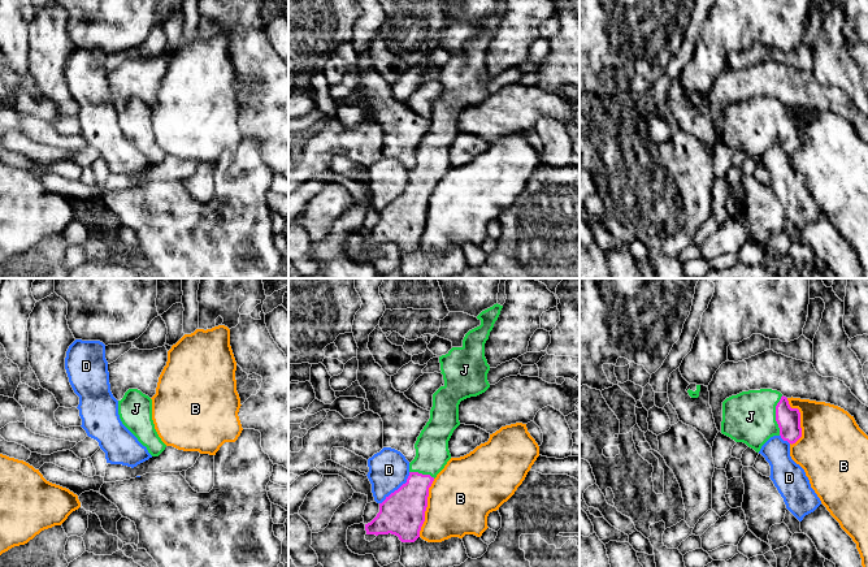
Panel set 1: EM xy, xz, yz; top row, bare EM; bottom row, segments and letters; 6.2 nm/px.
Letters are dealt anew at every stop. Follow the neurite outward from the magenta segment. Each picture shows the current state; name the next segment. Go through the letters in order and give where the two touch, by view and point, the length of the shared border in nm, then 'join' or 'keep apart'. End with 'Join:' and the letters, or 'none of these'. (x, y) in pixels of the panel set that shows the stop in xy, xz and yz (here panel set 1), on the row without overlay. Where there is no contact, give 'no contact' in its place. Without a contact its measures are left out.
B: xz (426, 215) | 380 nm | keep apart
D: xz (398, 198) | 280 nm | keep apart
J: yz (776, 124) | 240 nm | join
Join: J

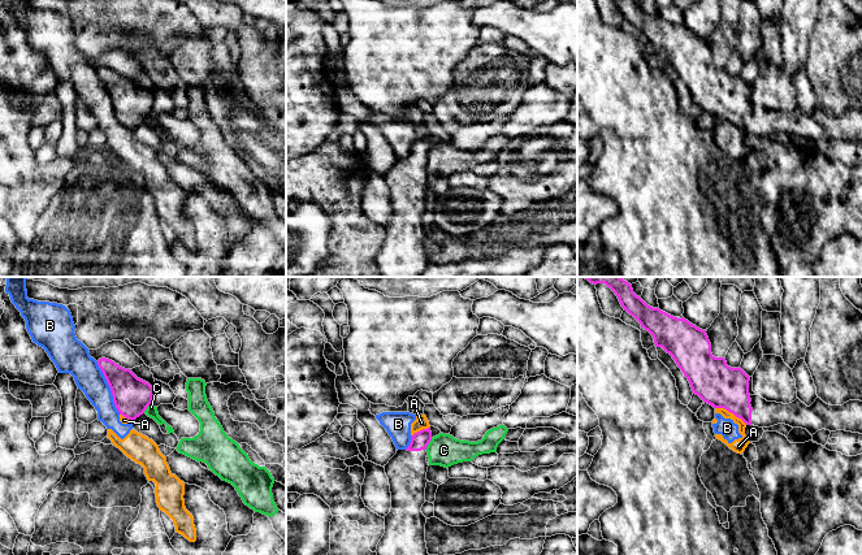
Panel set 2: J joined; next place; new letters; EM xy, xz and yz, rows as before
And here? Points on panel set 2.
A: yz (731, 121) | 220 nm | keep apart
B: xy (109, 95) | 360 nm | keep apart
C: xz (428, 152) | 80 nm | keep apart
Join: none of these

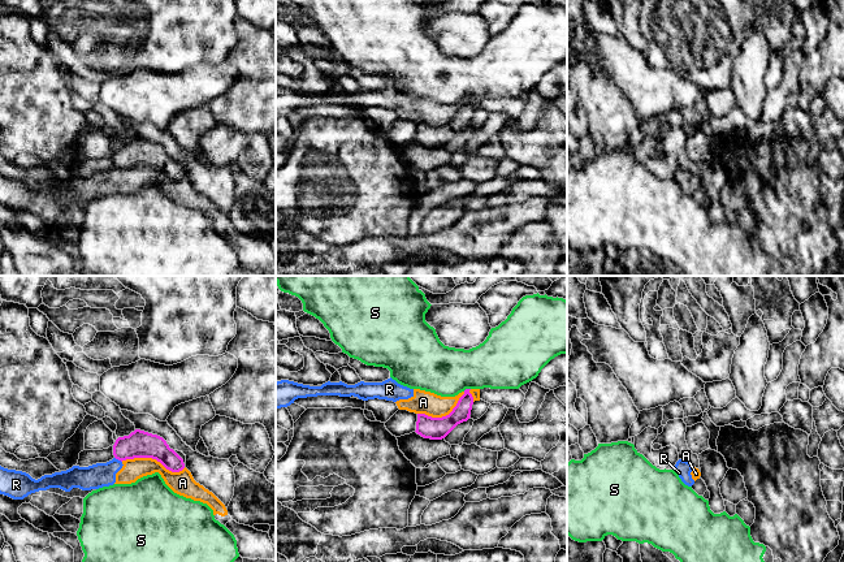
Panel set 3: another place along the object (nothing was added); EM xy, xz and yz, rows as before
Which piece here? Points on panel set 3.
A: xy (154, 167) | 400 nm | keep apart
R: xy (118, 168) | 60 nm | keep apart
S: xz (466, 98) | 50 nm | keep apart
Join: none of these

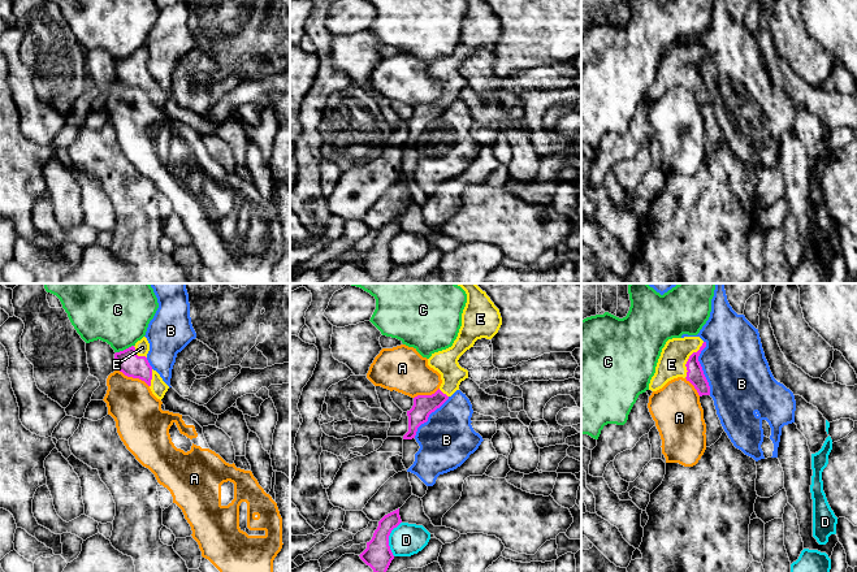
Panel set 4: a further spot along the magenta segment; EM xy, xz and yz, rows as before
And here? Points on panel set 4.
A: xy (133, 86) | 220 nm | keep apart
B: yz (701, 77) | 340 nm | keep apart
C: xy (124, 59) | 120 nm | keep apart
D: xz (388, 247) | 220 nm | keep apart
E: yz (688, 68) | 260 nm | join
Join: E

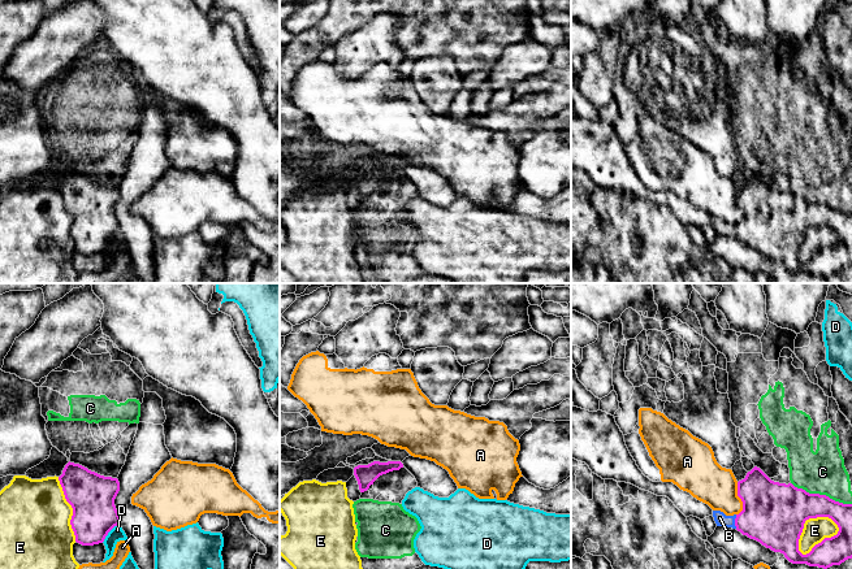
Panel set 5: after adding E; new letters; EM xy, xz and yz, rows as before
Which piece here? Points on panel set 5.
A: yz (740, 207) | 200 nm | keep apart
B: yz (735, 230) | 90 nm | join
C: yz (821, 204) | 400 nm | keep apart
D: xy (108, 240) | 160 nm | keep apart
E: yz (827, 247) | 300 nm | keep apart
Join: B

